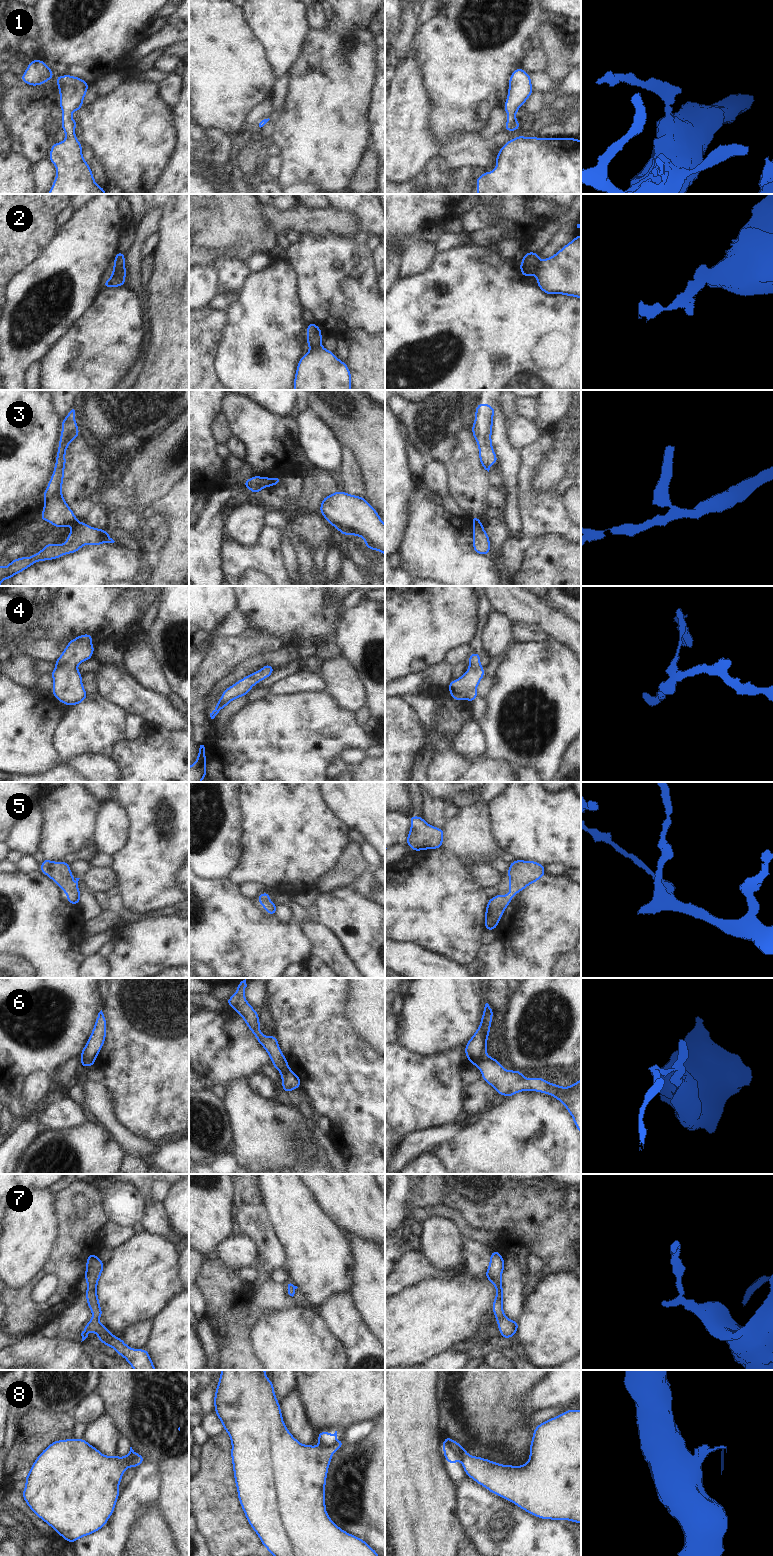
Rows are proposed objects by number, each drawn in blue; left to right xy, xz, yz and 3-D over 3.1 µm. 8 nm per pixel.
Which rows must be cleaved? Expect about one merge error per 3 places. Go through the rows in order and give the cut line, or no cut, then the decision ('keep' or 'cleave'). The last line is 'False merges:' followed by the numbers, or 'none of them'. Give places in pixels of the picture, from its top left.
1: no cut; keep
2: cut in xy along (125, 267), (121, 271), (112, 274); cleave
3: cut in xz along (270, 478), (271, 486); cleave
4: no cut; keep
5: no cut; keep
6: cut in yz along (485, 1054), (475, 1064); cleave
7: no cut; keep
8: cut in xz along (320, 1445), (339, 1447); cleave
False merges: 2, 3, 6, 8

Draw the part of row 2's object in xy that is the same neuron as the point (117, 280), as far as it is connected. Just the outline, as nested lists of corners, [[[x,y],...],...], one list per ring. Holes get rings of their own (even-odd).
[[[126,267],[122,272],[118,274],[112,274],[109,281],[113,284],[113,287],[125,286]]]

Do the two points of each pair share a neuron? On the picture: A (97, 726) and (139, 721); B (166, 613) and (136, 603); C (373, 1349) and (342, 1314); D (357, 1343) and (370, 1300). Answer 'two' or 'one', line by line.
A: two
B: two
C: one
D: two

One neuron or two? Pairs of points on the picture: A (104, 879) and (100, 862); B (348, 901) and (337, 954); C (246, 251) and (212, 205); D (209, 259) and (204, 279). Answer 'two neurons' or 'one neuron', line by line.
A: two neurons
B: two neurons
C: one neuron
D: two neurons

